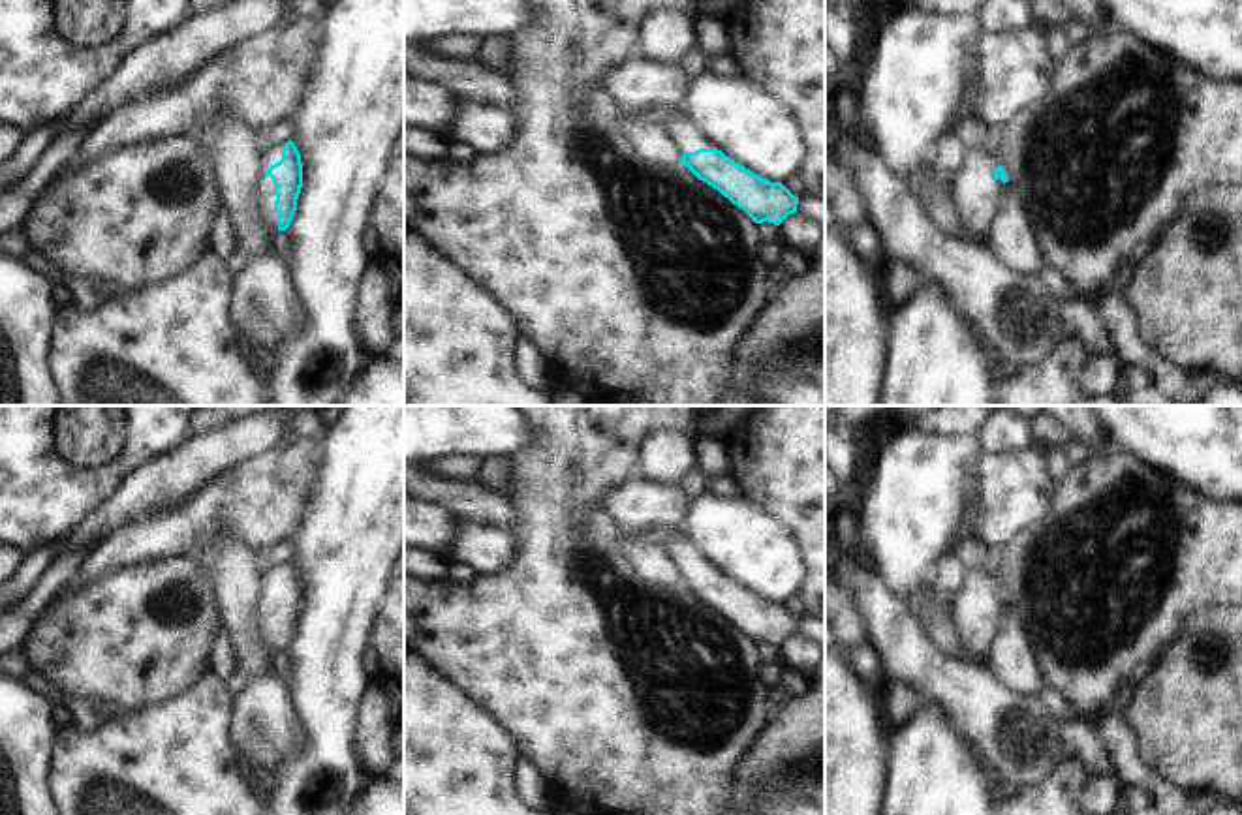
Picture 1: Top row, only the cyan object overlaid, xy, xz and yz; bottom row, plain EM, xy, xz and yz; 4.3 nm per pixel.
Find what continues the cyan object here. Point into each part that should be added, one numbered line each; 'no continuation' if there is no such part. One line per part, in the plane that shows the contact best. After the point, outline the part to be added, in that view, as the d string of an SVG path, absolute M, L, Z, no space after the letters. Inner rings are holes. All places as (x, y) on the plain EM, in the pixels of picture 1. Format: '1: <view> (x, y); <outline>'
1: xy (265, 616); M265 565L261 573L261 593L256 603L256 627L259 631L259 638L265 646L269 646L272 652L278 652L278 635L274 633L274 605L272 599L265 593L271 586L282 580L282 567L280 565Z

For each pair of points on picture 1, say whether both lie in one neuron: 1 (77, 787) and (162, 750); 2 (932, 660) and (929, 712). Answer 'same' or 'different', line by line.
1: same
2: different

